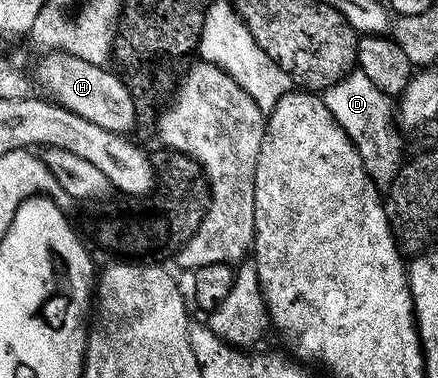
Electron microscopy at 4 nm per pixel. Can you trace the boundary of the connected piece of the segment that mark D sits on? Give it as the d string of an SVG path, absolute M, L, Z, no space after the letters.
M351 73L339 83L326 88L324 102L328 113L338 122L342 132L354 142L354 146L366 160L366 171L370 174L370 178L378 184L379 188L389 188L392 180L398 175L398 168L404 162L402 139L392 126L396 111L392 106L391 96L376 89L376 85L368 81L368 77L364 77L361 73Z

